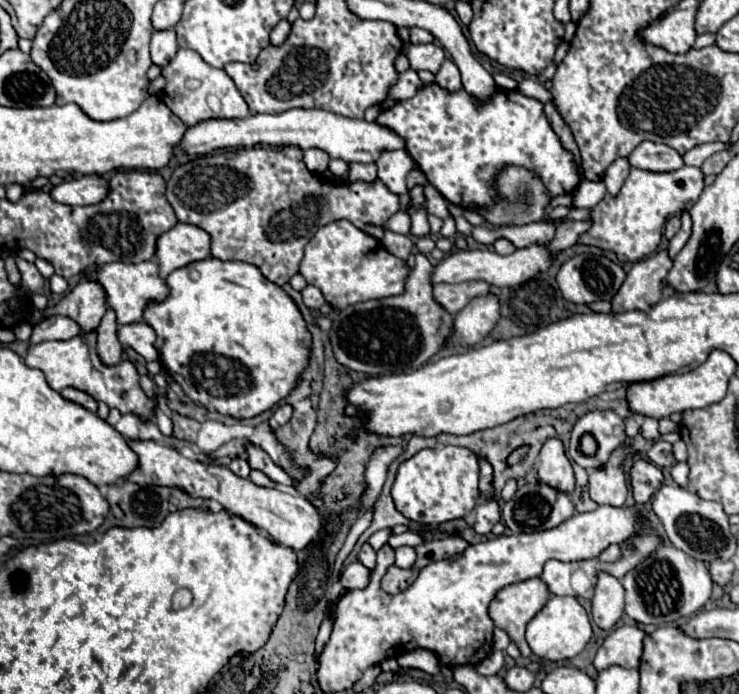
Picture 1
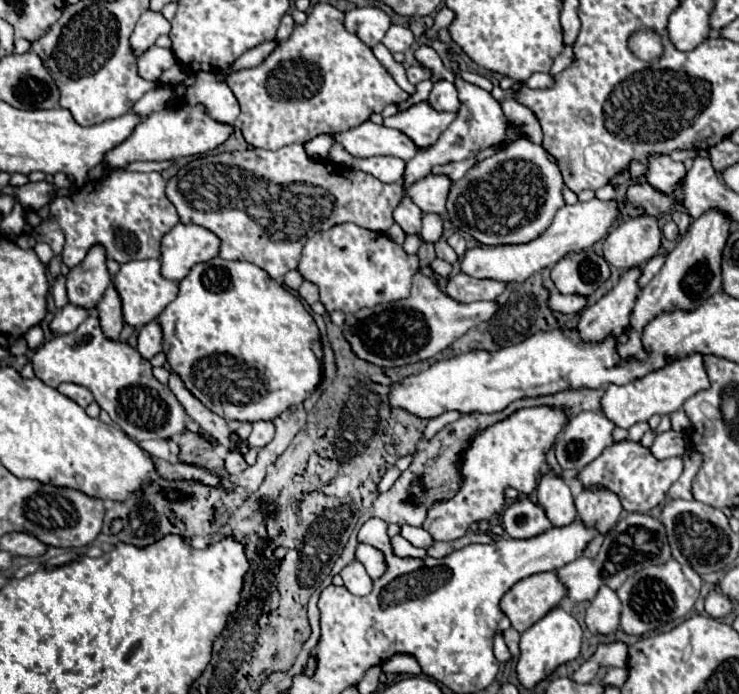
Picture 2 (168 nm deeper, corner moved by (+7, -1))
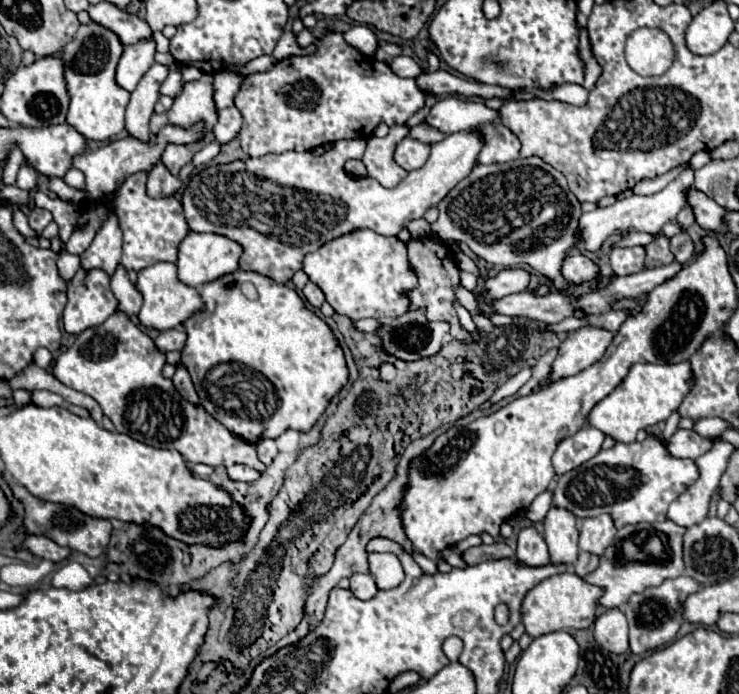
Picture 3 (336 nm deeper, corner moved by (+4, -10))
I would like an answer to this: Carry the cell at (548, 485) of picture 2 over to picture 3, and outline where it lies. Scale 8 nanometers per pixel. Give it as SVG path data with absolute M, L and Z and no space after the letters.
M550 508L544 520L544 540L548 544L552 564L572 566L580 552L576 516L562 508Z

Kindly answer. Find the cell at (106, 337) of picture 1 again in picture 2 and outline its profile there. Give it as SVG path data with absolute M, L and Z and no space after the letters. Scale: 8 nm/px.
M113 285L107 287L103 299L97 305L97 315L99 315L99 323L103 329L103 335L111 341L119 339L119 333L123 329L123 313L121 313L121 301L117 291L113 289Z

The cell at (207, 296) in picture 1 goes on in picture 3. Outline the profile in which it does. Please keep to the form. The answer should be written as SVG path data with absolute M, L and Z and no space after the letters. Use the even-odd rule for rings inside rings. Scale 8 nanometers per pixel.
M236 270L204 284L198 292L206 308L202 312L196 312L184 324L188 340L180 362L188 368L200 404L206 408L206 412L222 422L232 434L252 444L260 438L278 438L288 428L308 432L324 414L330 400L348 382L344 350L340 348L330 326L304 306L304 300L296 294L296 290L284 284L276 284L272 278L266 278L258 272ZM246 282L256 288L256 300L250 300L242 292L242 286Z

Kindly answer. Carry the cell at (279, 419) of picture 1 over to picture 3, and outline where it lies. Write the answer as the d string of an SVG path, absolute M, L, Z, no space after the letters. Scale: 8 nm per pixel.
M262 438L260 442L256 442L256 450L258 450L258 458L270 466L270 462L274 460L274 456L278 454L278 448L276 448L276 442L274 440L268 440L268 438Z

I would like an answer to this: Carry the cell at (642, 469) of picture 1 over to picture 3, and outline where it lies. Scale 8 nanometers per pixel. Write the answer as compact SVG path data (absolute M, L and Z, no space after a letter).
M656 436L642 442L614 444L610 450L600 450L590 462L558 476L552 488L552 506L570 510L576 518L594 518L610 514L616 528L638 522L666 520L670 502L698 480L694 460L672 458L666 444Z

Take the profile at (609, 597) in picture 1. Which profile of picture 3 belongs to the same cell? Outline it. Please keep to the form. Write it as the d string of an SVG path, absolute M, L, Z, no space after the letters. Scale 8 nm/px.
M612 608L612 610L604 612L594 622L594 636L596 636L596 642L602 648L606 648L614 654L624 654L628 650L626 616L618 608Z

